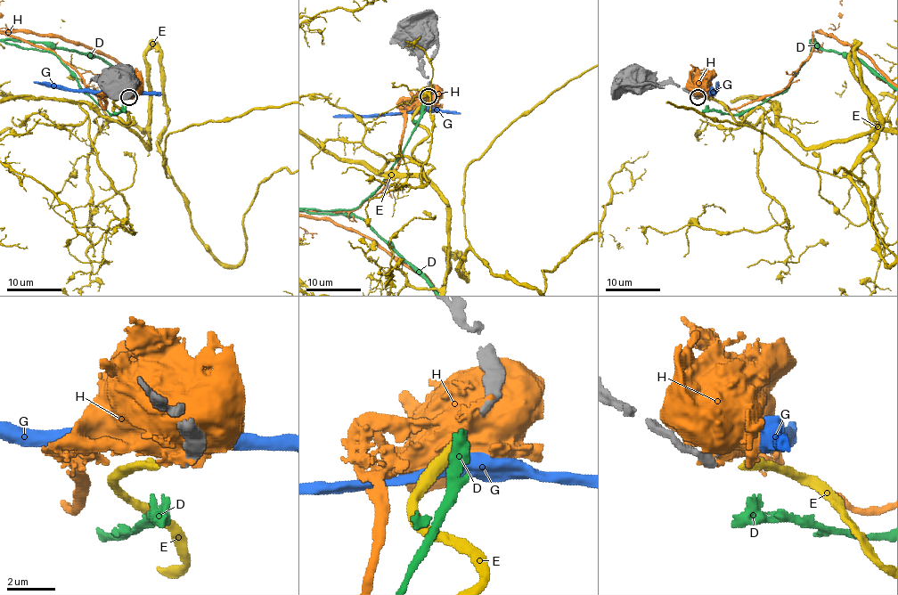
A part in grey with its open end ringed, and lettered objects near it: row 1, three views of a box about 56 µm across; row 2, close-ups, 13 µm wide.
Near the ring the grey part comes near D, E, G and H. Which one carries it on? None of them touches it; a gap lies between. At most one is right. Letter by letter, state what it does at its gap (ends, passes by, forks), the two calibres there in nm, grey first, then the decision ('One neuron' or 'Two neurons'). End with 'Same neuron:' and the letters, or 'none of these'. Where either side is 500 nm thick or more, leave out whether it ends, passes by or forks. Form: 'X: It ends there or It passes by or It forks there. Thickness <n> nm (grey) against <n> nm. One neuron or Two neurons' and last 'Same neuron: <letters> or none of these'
D: It ends there. Thickness 360 nm (grey) against 400 nm. Two neurons
E: It ends there. Thickness 360 nm (grey) against 360 nm. One neuron
G: Thickness 360 nm (grey) against 750 nm. Two neurons
H: Thickness 360 nm (grey) against 650 nm. Two neurons
Same neuron: E

